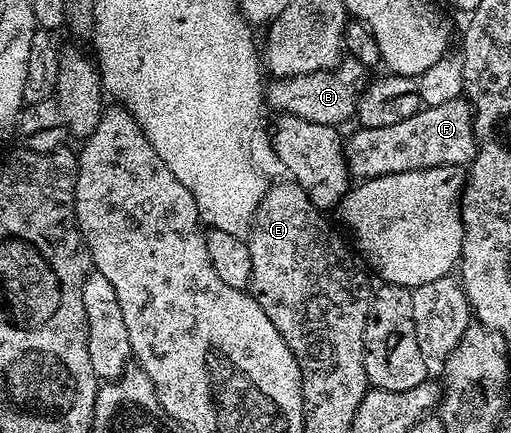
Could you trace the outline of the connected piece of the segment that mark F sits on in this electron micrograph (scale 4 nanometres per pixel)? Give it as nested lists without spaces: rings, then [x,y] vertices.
[[[457,99],[438,106],[421,108],[419,113],[390,127],[357,128],[357,133],[344,143],[344,158],[353,178],[367,179],[418,171],[443,165],[467,166],[476,155],[476,133],[472,130],[472,107],[467,100]]]

